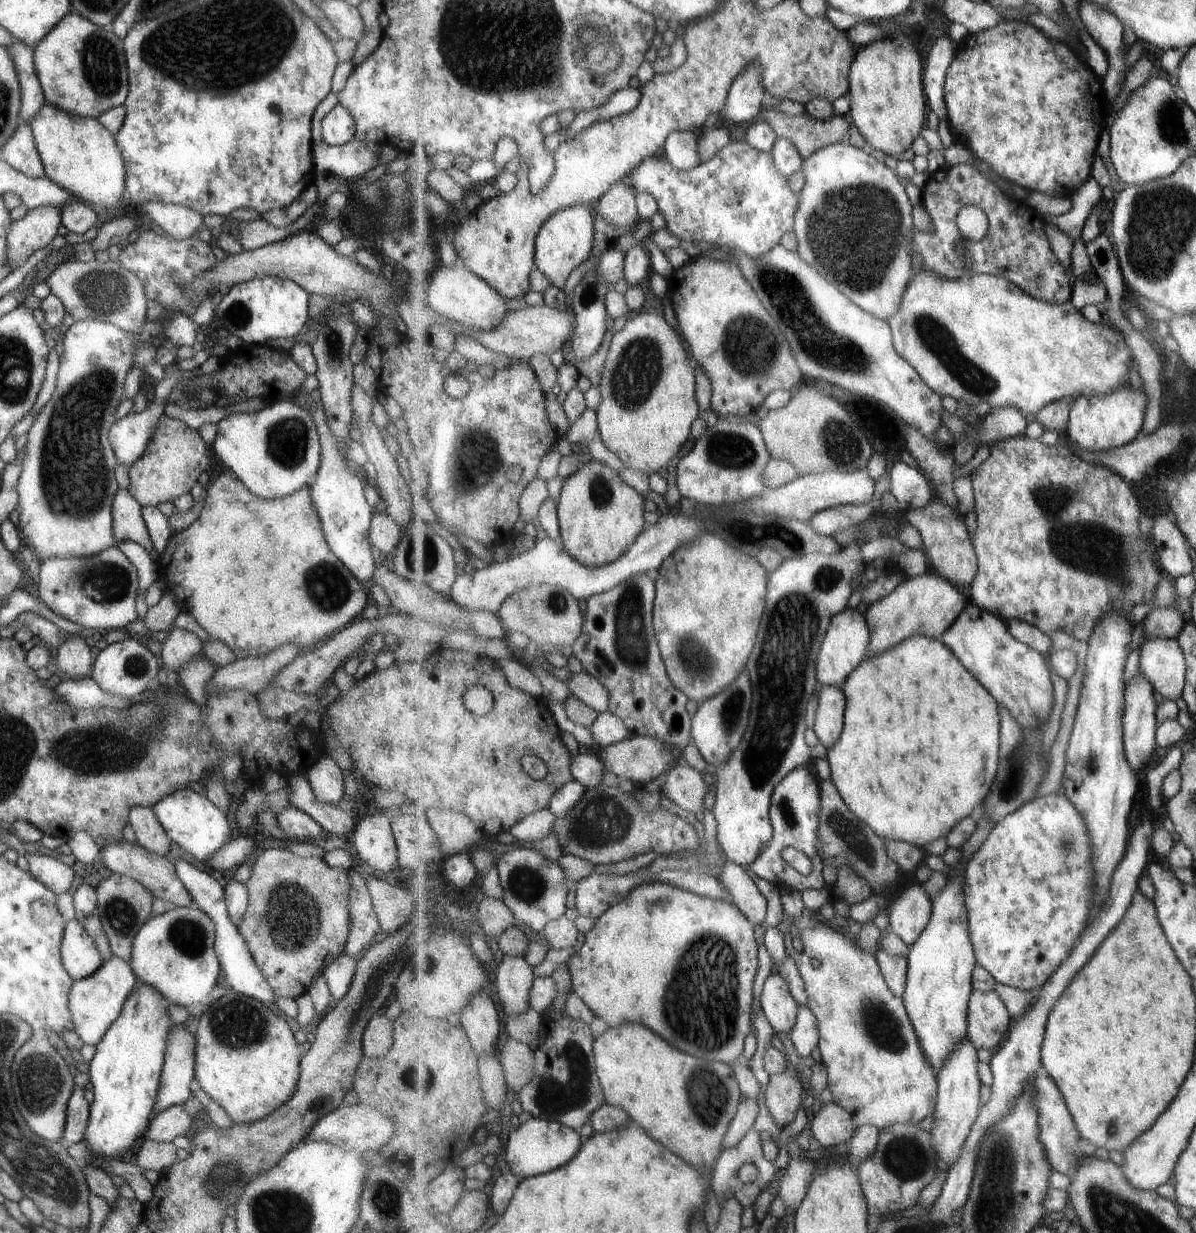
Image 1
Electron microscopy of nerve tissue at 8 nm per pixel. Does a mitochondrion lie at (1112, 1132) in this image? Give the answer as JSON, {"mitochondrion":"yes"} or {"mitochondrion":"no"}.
{"mitochondrion":"yes"}

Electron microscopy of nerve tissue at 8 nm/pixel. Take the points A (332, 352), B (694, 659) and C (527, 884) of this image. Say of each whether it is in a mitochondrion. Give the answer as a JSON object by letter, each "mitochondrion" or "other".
{"A":"mitochondrion","B":"mitochondrion","C":"mitochondrion"}

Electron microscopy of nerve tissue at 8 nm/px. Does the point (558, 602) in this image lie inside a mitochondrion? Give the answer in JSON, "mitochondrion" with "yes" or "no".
{"mitochondrion":"yes"}

